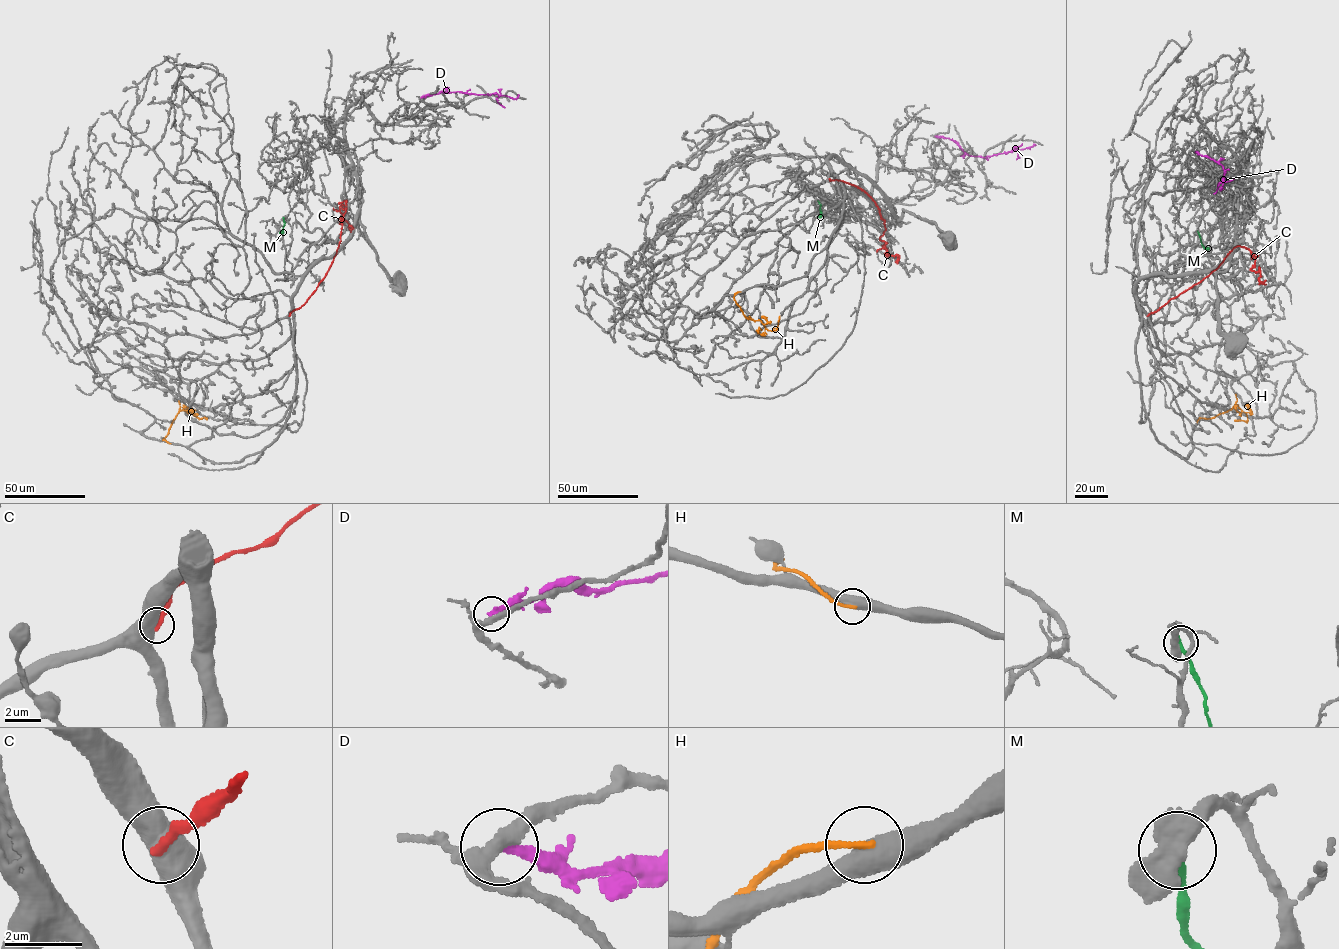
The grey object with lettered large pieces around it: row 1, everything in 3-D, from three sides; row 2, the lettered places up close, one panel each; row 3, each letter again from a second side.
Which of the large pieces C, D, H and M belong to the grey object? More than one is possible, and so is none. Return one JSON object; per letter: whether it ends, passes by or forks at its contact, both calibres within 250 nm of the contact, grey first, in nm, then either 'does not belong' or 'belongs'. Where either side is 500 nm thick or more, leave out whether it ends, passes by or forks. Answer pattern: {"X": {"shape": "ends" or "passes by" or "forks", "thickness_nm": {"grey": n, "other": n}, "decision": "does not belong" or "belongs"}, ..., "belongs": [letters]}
{"C": {"thickness_nm": {"grey": 550, "other": 300}, "decision": "does not belong"}, "D": {"shape": "ends", "thickness_nm": {"grey": 340, "other": 280}, "decision": "does not belong"}, "H": {"thickness_nm": {"grey": 500, "other": 170}, "decision": "does not belong"}, "M": {"thickness_nm": {"grey": 500, "other": 190}, "decision": "does not belong"}, "belongs": []}

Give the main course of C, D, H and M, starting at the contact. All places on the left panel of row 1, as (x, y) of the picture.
C: (289, 316), (304, 305), (336, 254), (346, 200), (339, 203), (345, 209), (339, 207), (341, 222), (349, 226)
D: (421, 97), (442, 91), (496, 93), (514, 99), (518, 94)
H: (170, 443), (163, 439), (180, 410), (188, 410), (207, 419)
M: (283, 218), (282, 232), (279, 233)

